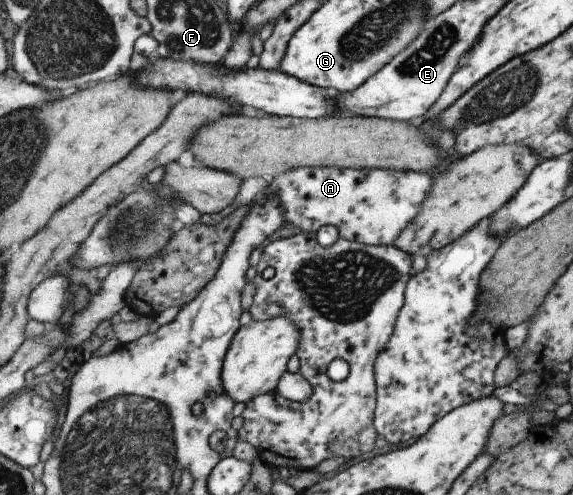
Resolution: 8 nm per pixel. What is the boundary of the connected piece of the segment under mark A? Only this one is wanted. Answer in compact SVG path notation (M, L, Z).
M319 166L280 173L265 193L278 196L278 207L286 217L284 223L293 224L301 232L316 233L330 225L348 241L396 246L398 237L421 215L422 206L432 191L433 178L424 172Z

